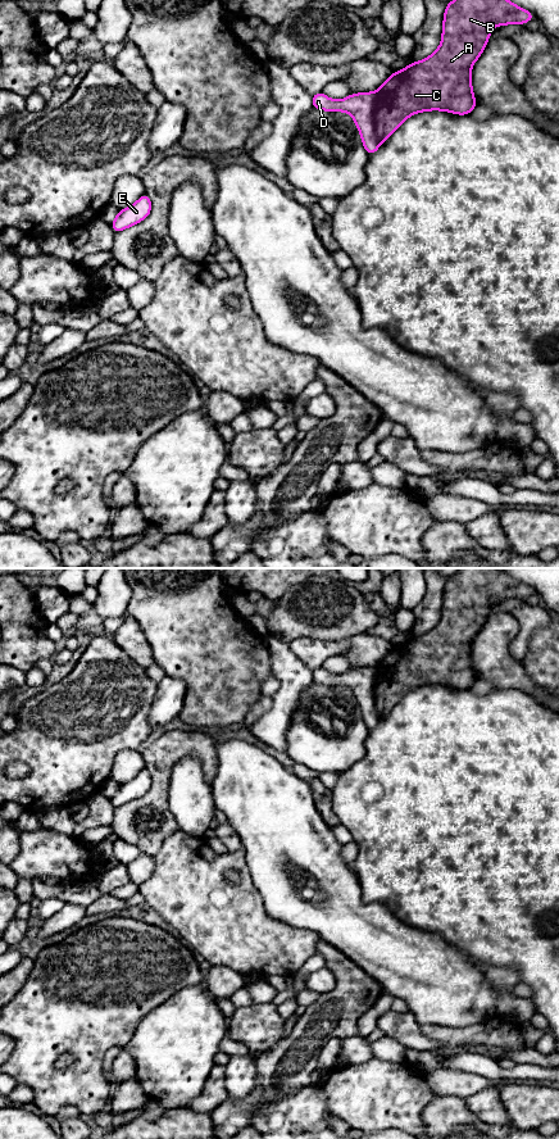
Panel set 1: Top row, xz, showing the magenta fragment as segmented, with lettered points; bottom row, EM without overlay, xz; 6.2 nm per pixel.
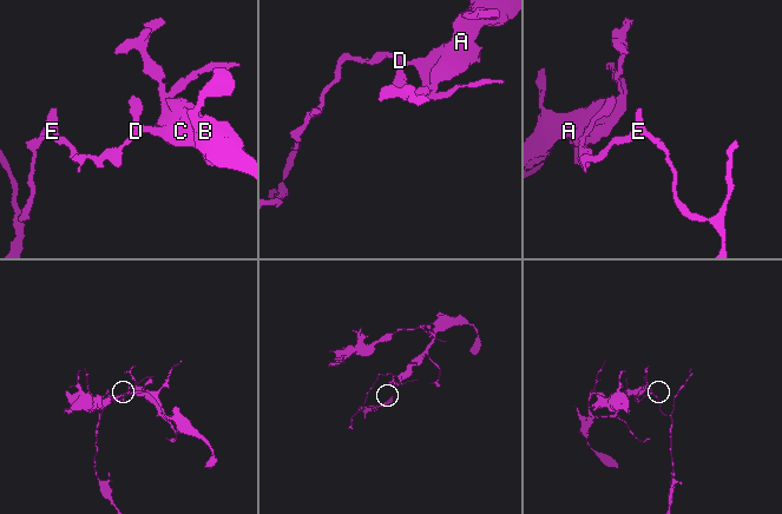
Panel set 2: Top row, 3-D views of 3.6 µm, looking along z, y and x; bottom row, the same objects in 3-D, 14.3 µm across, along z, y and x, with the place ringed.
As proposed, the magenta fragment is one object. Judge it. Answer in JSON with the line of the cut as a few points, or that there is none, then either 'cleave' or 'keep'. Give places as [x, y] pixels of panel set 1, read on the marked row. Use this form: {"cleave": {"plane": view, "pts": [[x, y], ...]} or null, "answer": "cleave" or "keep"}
{"cleave": {"plane": "xz", "pts": [[375, 92], [375, 132], [381, 141]]}, "answer": "cleave"}

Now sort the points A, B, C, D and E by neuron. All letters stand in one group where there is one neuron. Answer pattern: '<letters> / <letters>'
A B C / D E

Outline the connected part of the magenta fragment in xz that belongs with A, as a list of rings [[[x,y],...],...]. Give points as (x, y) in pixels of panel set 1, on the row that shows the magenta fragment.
[[[453,0],[446,5],[442,38],[438,49],[424,60],[394,72],[376,91],[376,133],[386,141],[410,115],[427,110],[444,110],[460,115],[477,106],[472,90],[472,65],[481,56],[495,26],[524,24],[535,17],[509,0]]]

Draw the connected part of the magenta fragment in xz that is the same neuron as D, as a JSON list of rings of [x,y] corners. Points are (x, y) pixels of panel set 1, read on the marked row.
[[[321,91],[312,96],[312,104],[319,110],[349,113],[355,121],[365,151],[372,155],[378,150],[381,141],[374,124],[376,92],[353,94],[342,100],[332,100]]]

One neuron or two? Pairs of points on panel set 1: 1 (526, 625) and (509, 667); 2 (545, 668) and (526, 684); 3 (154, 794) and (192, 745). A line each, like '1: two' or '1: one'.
1: two
2: two
3: one

